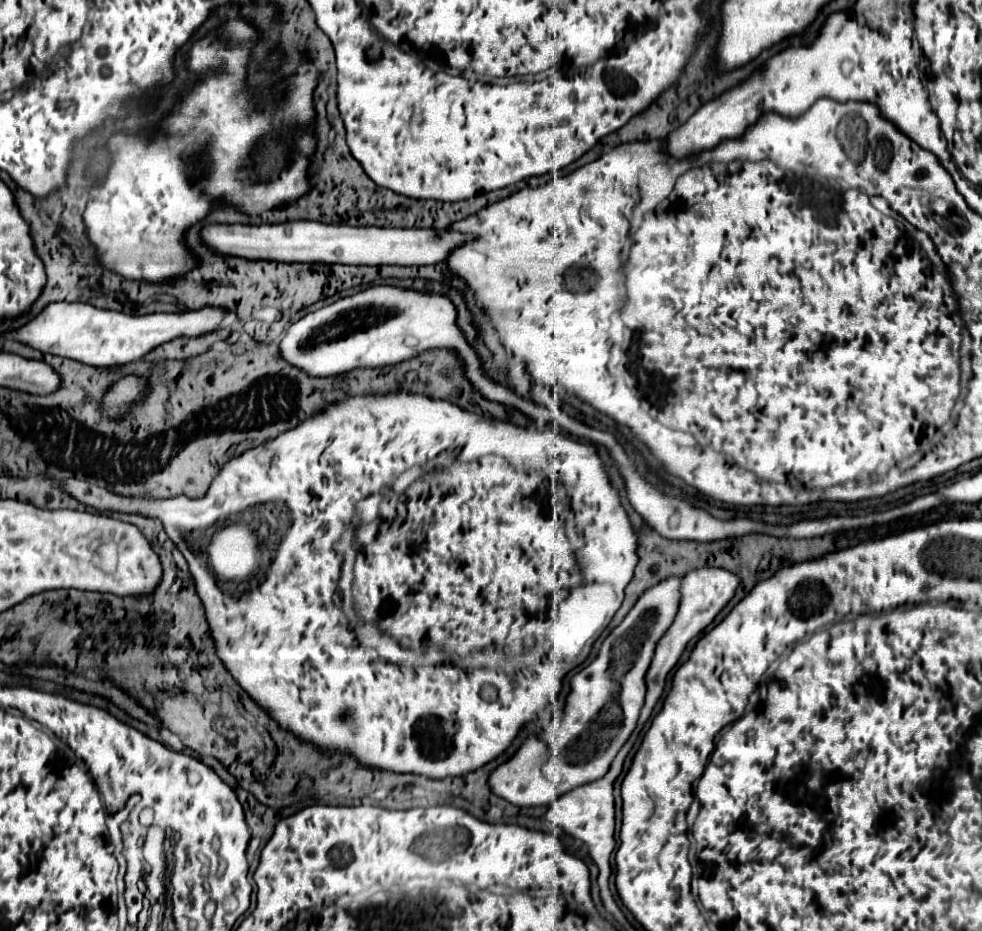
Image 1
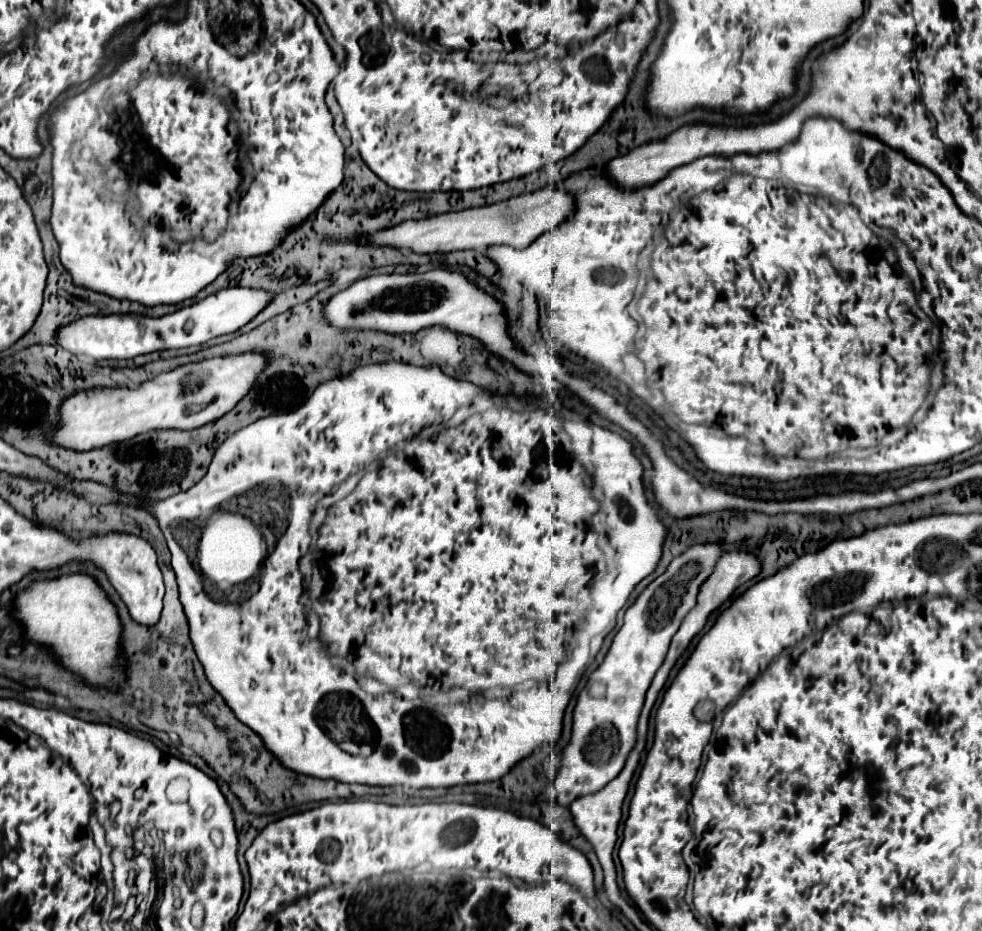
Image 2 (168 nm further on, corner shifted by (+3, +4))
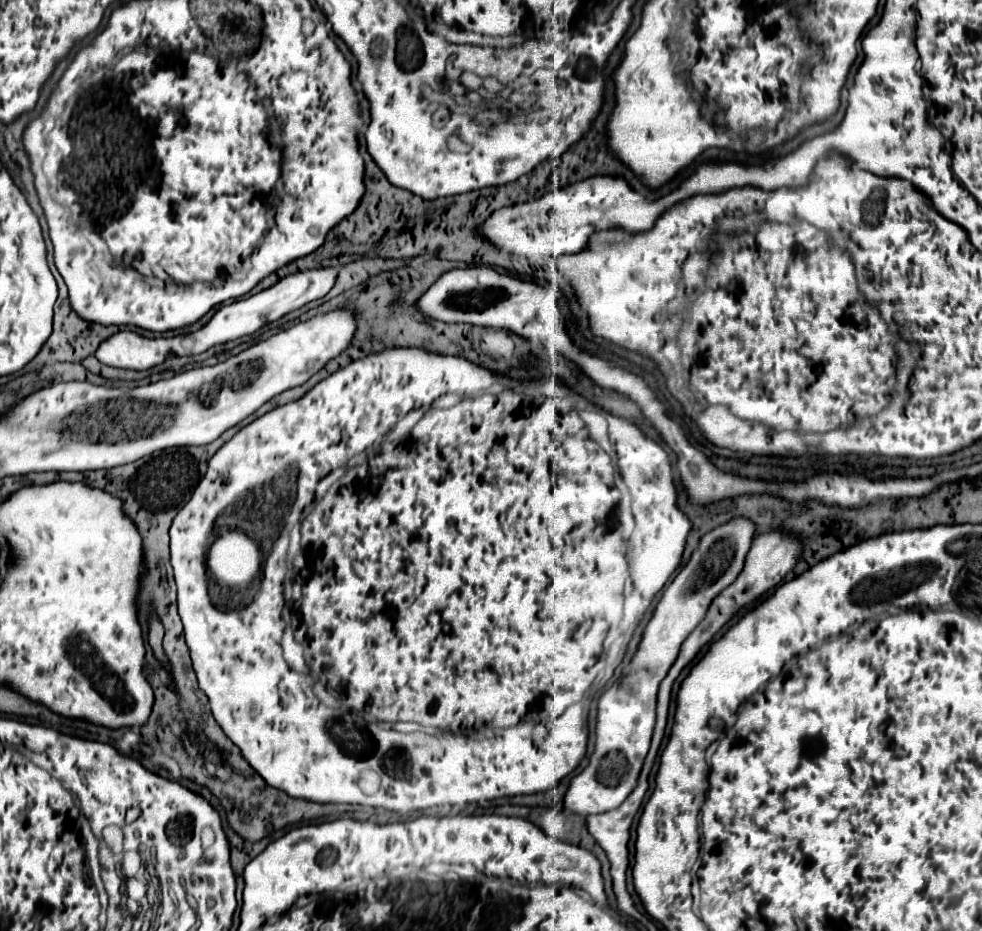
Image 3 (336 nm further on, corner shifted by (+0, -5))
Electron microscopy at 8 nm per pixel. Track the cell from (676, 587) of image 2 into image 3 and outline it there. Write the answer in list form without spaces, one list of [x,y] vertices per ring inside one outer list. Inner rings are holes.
[[[740,517],[706,533],[692,553],[690,561],[664,589],[632,661],[618,685],[606,689],[598,699],[596,713],[596,745],[588,757],[586,769],[574,777],[574,785],[566,791],[564,807],[578,815],[594,815],[616,809],[634,789],[642,761],[650,749],[650,737],[656,717],[656,693],[662,677],[676,661],[684,639],[702,621],[710,601],[728,587],[742,571],[744,557],[752,545],[754,523]]]

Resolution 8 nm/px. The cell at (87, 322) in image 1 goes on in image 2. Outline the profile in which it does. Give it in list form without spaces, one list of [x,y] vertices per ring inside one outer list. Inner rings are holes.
[[[227,288],[161,318],[147,318],[139,314],[85,316],[63,326],[57,338],[61,348],[73,354],[83,354],[91,360],[127,360],[157,350],[199,346],[215,336],[237,332],[249,324],[273,298],[273,292],[263,292],[261,288]]]

